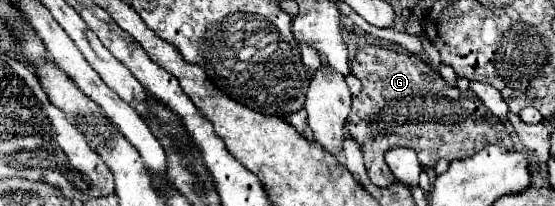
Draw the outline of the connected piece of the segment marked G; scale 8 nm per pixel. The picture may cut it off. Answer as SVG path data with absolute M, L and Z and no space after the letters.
M362 46L356 52L356 58L352 60L350 72L362 82L362 92L352 98L352 112L348 114L346 128L360 144L364 152L366 172L376 186L388 186L392 182L392 172L384 164L384 152L396 146L408 146L416 150L422 168L434 168L438 160L464 160L490 144L504 144L506 148L512 148L512 138L506 132L504 124L486 112L486 106L472 90L462 92L456 86L448 86L442 76L432 70L424 58L416 54L406 56L396 54L392 50L384 50L380 46Z

